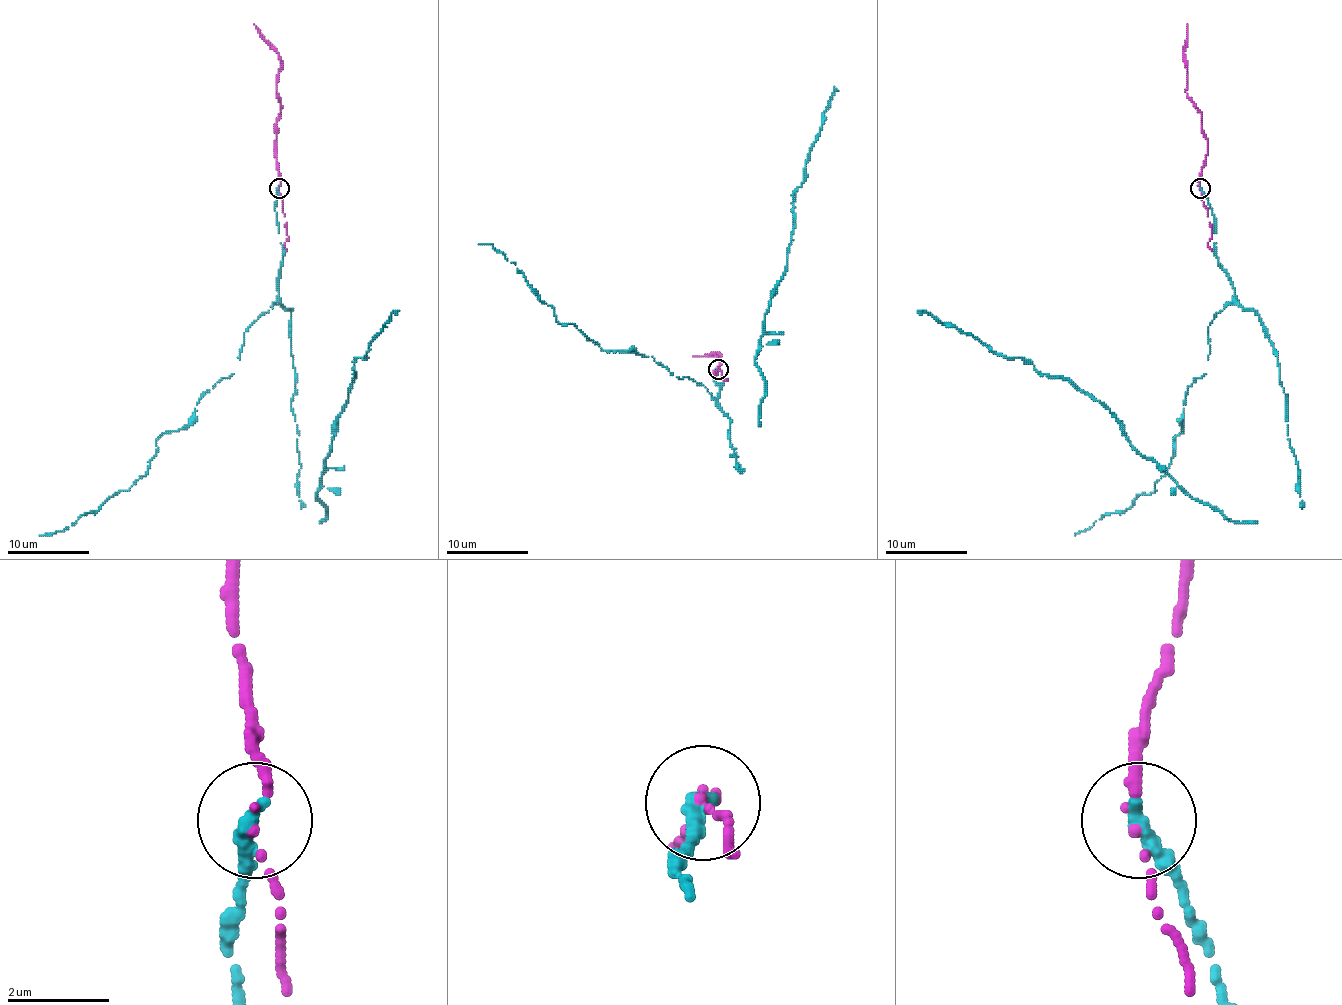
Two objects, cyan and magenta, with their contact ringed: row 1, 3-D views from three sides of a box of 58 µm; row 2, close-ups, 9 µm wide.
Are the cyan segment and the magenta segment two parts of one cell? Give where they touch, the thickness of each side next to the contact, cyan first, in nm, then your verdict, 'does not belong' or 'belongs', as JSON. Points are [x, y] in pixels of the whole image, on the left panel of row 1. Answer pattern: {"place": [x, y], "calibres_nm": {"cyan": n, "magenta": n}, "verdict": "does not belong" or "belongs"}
{"place": [279, 188], "calibres_nm": {"cyan": 380, "magenta": 120}, "verdict": "belongs"}

